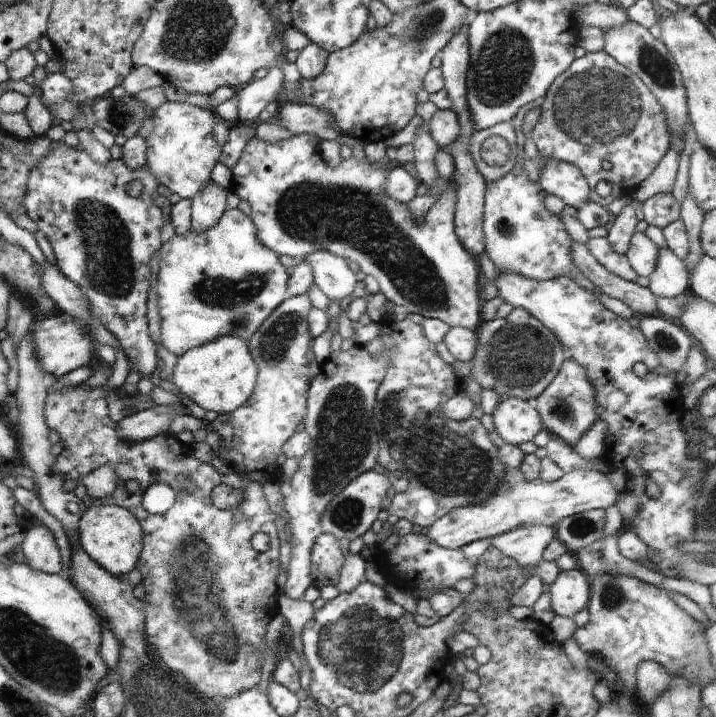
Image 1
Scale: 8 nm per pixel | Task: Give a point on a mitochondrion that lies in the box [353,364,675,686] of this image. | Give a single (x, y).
(451, 464)

